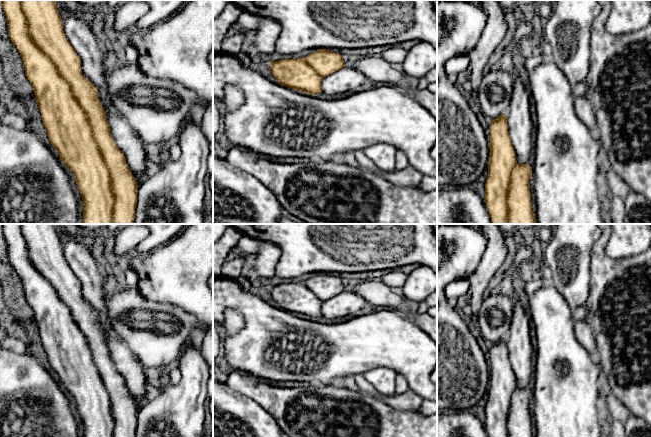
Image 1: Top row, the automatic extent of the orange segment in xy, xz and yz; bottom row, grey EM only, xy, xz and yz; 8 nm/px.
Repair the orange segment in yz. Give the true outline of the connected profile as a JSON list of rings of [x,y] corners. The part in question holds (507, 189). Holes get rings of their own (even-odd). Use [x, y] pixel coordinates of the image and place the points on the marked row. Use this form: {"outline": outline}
{"outline": [[[513,75],[508,113],[492,120],[489,126],[490,156],[484,201],[492,224],[537,224],[529,183],[531,109],[531,95],[521,79]]]}

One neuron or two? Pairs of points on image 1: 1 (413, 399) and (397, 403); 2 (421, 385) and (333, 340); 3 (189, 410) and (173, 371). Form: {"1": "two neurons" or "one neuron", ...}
{"1": "one neuron", "2": "one neuron", "3": "two neurons"}

